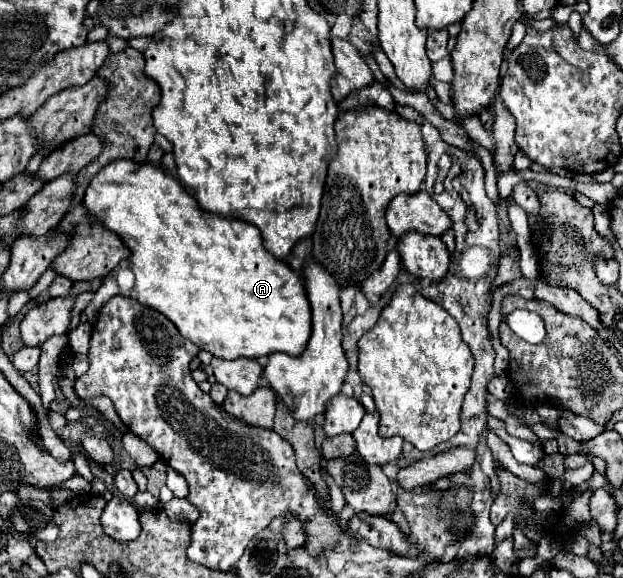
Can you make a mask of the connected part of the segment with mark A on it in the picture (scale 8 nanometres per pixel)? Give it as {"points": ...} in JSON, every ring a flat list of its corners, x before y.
{"points":[[124,158,104,166,88,184,82,204,88,214,104,228,122,238,130,250,130,258,120,268,130,268,136,276,130,298,168,316,184,338,200,350,208,350,216,358,258,358,272,352,298,356,310,338,312,318,304,282,282,262,264,250,256,226,204,212,194,194,190,194,164,168,150,162,128,162]]}

